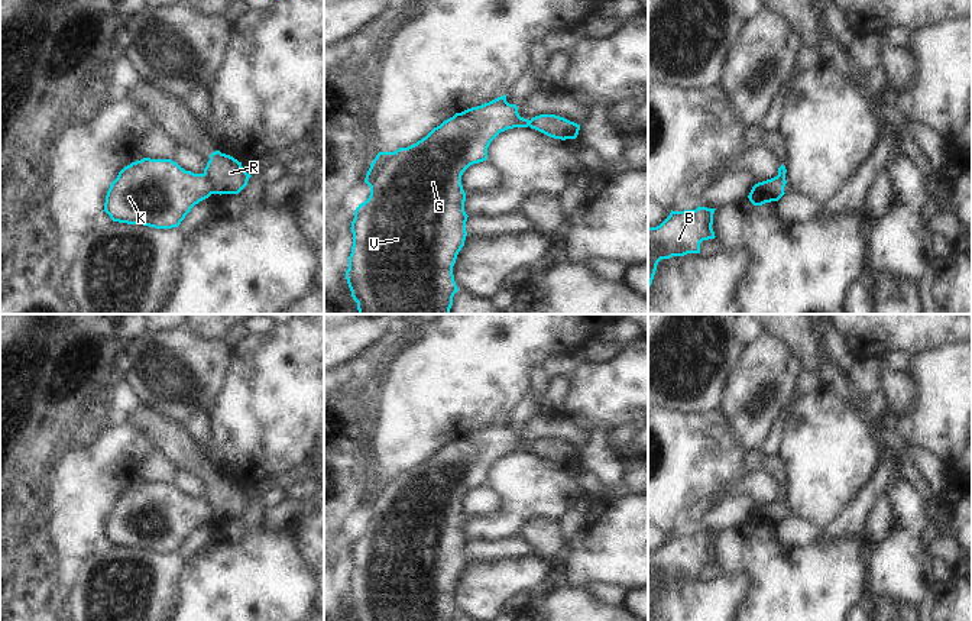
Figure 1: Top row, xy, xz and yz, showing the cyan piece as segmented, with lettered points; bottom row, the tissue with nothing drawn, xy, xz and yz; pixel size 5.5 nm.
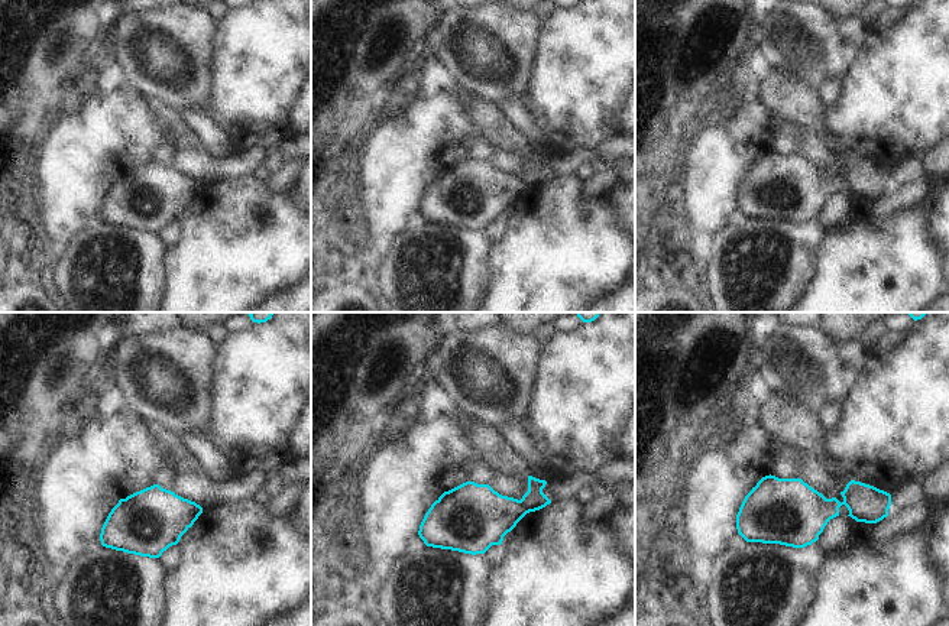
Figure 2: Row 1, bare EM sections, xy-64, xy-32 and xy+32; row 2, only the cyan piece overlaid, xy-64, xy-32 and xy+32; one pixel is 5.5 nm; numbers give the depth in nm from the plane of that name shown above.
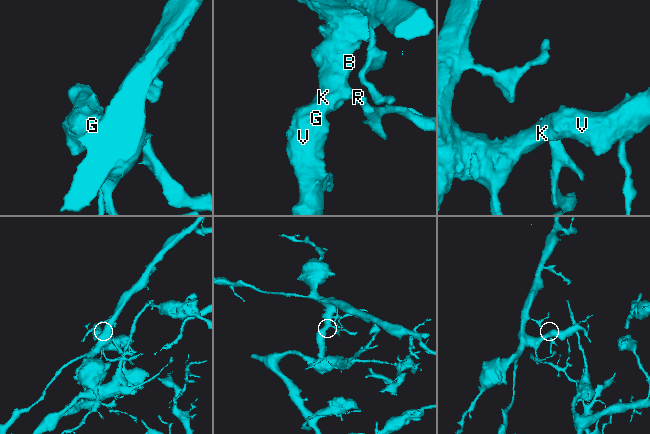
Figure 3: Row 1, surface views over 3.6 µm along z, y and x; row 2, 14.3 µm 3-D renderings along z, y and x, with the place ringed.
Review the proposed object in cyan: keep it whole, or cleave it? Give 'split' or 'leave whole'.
split

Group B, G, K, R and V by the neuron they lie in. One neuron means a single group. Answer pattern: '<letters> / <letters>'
B G K V / R

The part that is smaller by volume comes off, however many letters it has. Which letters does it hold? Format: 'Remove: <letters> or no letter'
Remove: R

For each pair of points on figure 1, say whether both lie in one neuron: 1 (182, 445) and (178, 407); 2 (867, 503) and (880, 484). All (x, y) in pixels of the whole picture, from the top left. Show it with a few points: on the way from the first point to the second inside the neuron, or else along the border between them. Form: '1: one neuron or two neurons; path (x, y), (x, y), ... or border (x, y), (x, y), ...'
1: two neurons; border (149, 408), (182, 426)
2: one neuron; path (867, 498), (877, 488)

